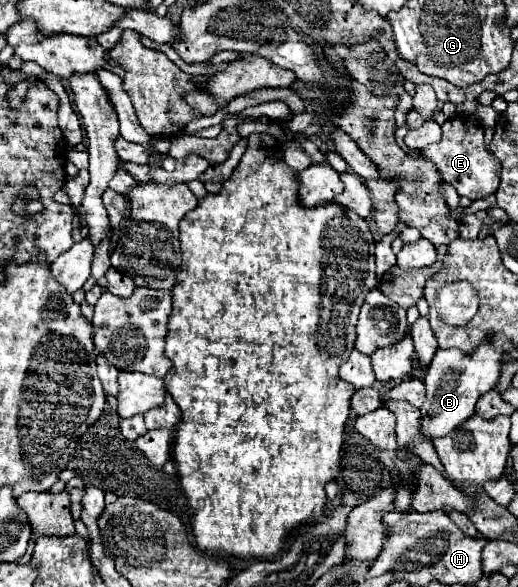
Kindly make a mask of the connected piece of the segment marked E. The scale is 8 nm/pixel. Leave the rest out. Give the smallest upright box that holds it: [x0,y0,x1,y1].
[421,116,501,200]

